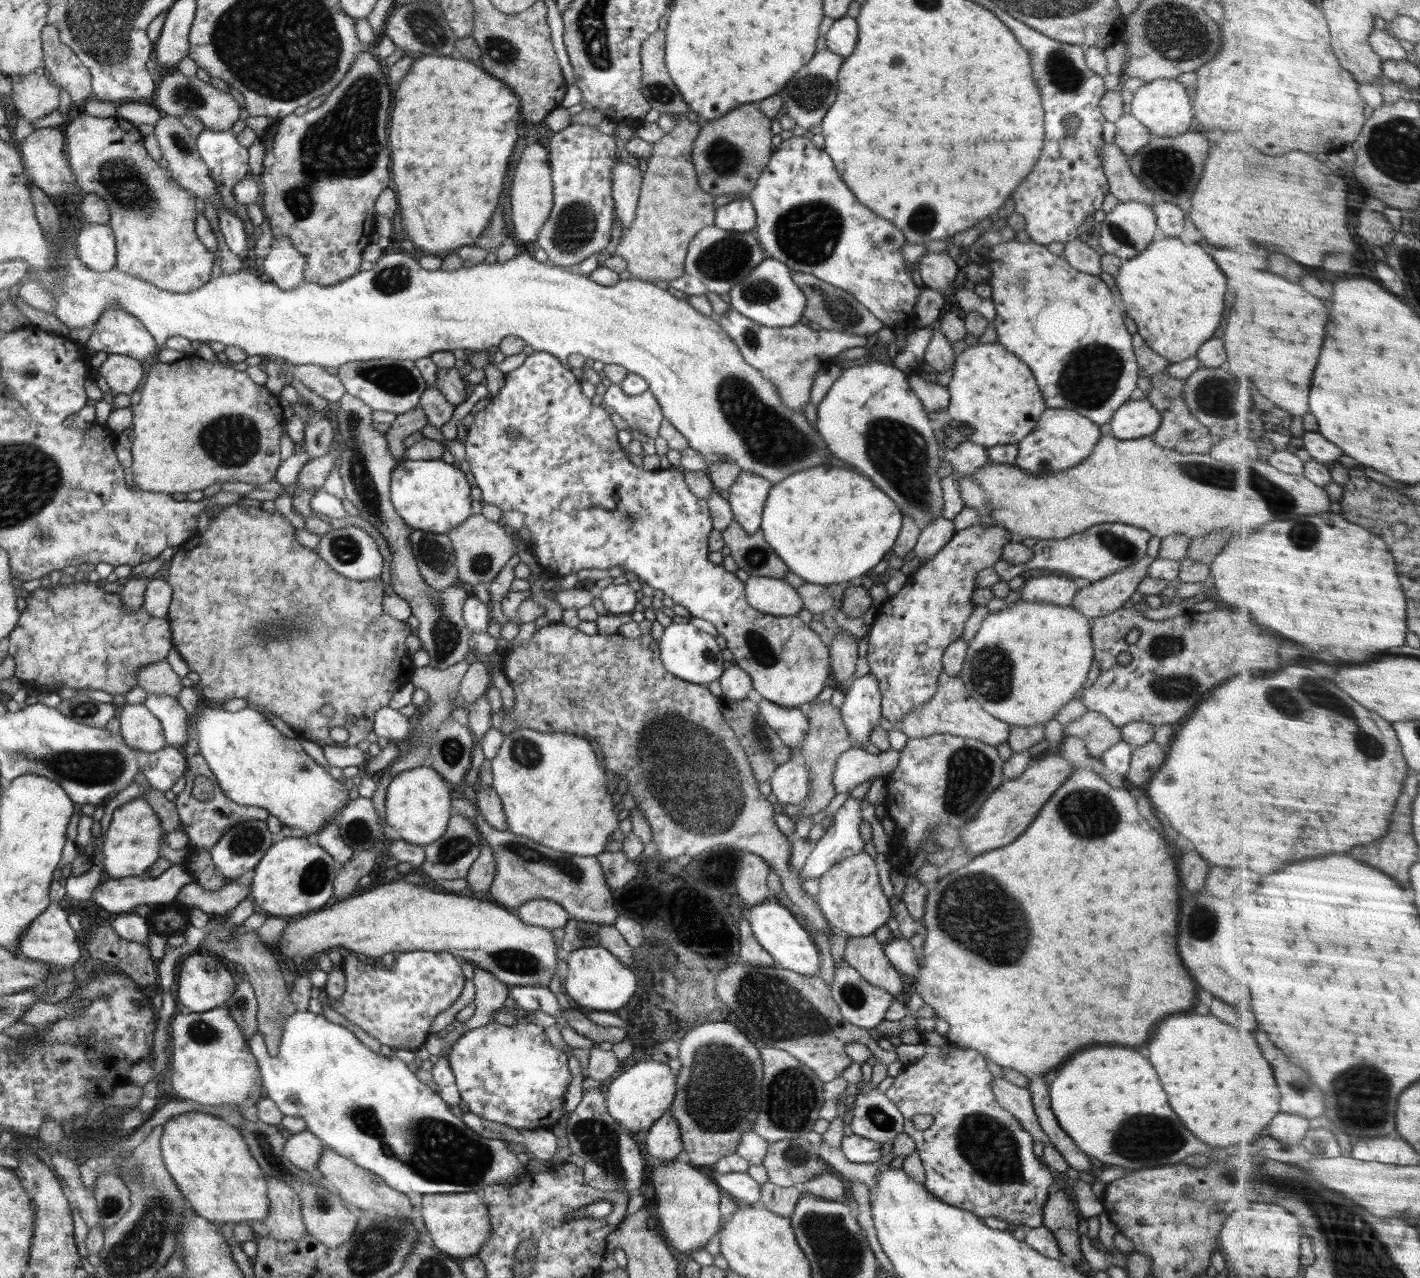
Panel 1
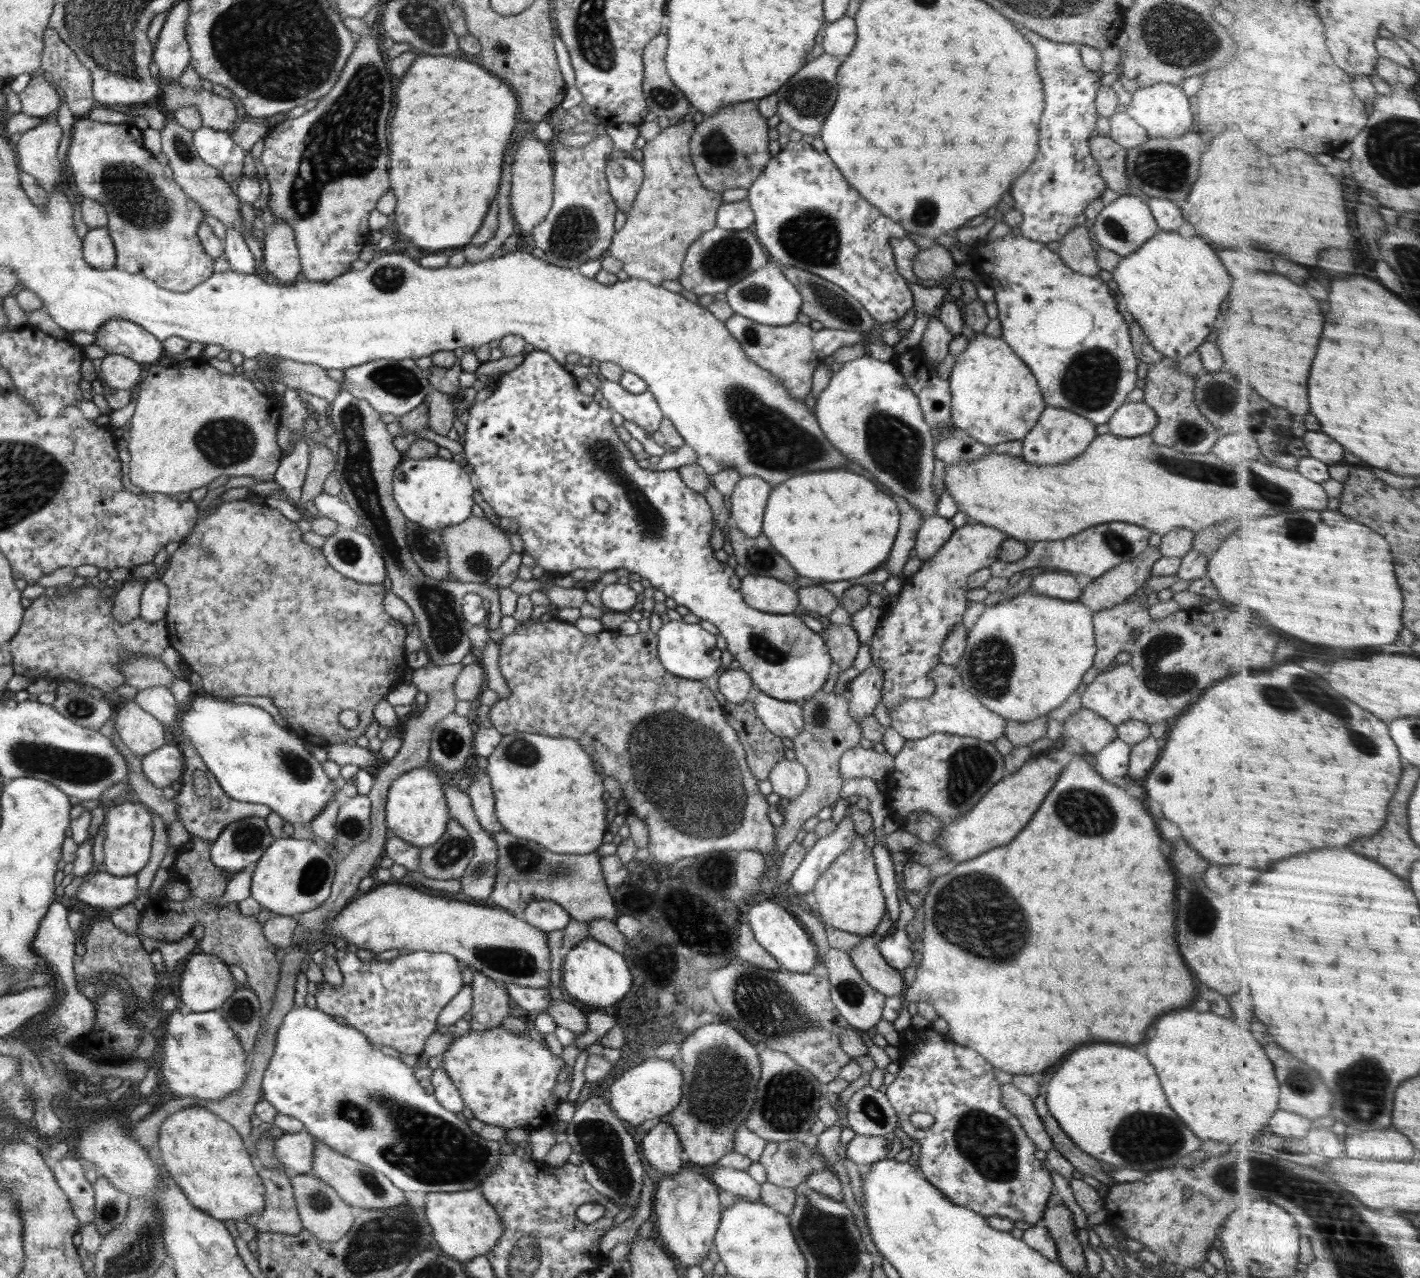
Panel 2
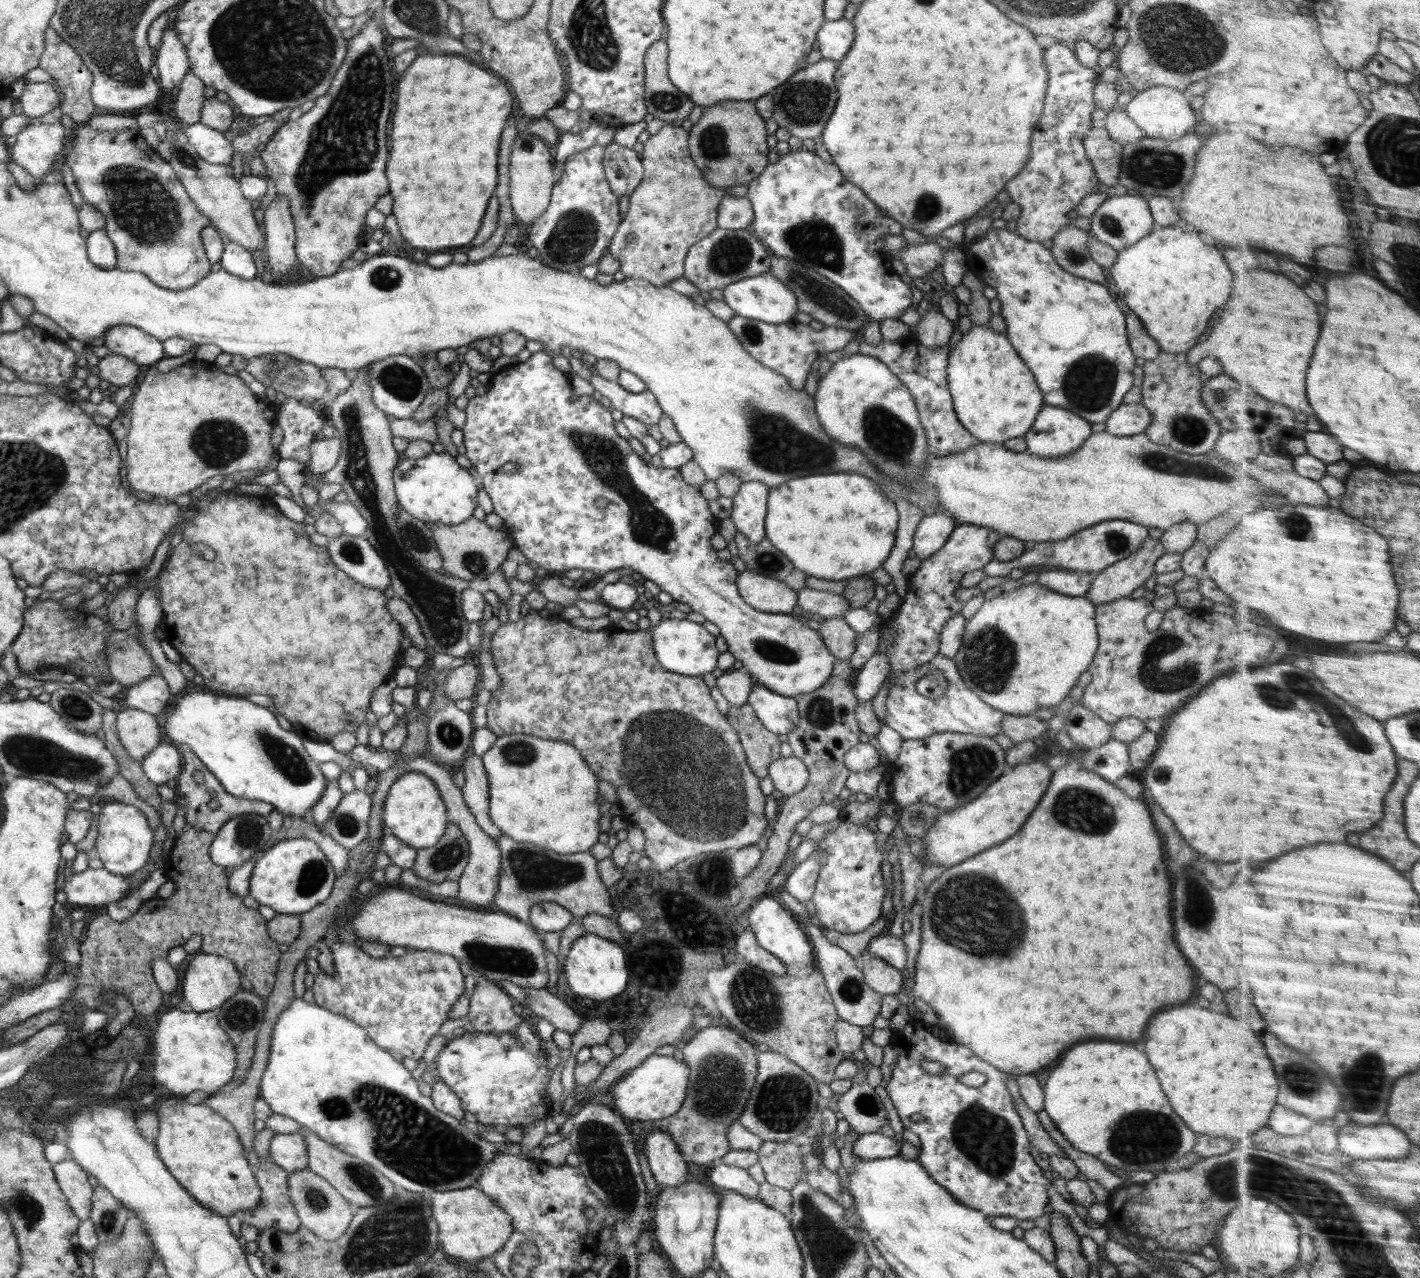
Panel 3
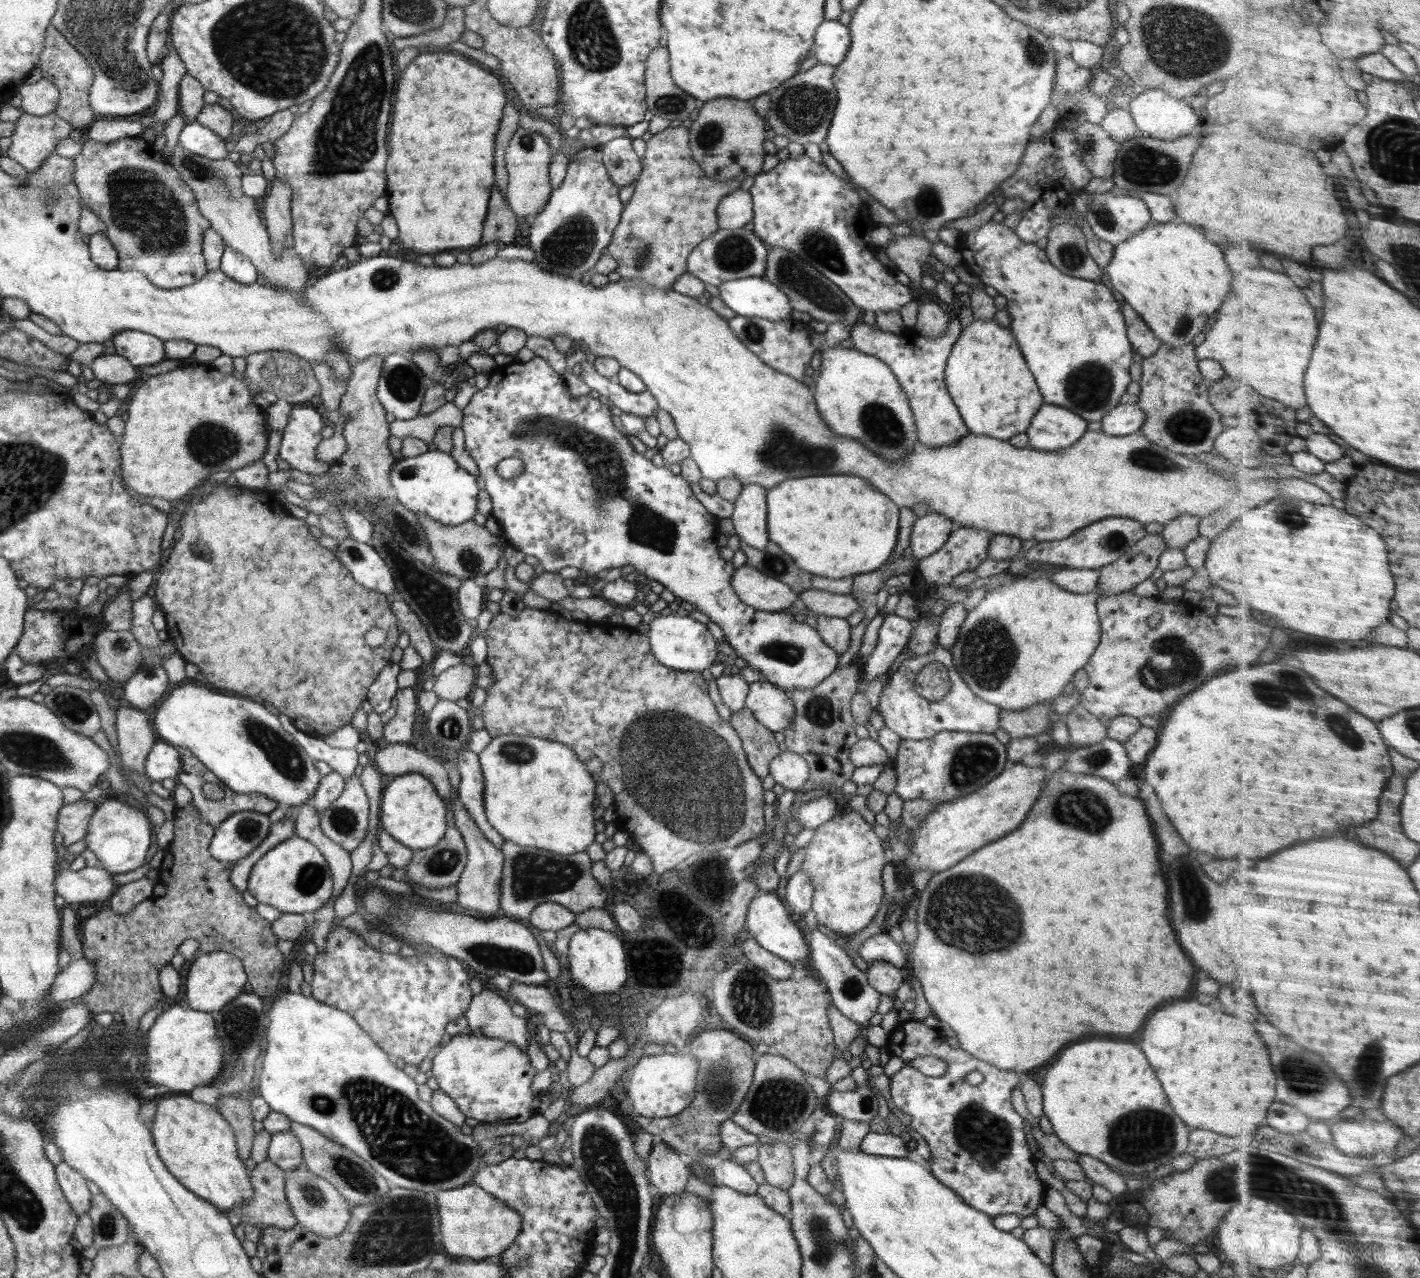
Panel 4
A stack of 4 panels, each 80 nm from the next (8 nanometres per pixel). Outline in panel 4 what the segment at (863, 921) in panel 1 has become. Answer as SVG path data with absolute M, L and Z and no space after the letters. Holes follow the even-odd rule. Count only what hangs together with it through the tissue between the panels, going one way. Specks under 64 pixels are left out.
M842 801L839 802L836 815L816 829L813 839L805 846L806 857L800 871L806 872L811 878L813 886L811 909L816 913L819 924L842 934L854 935L874 921L874 916L884 902L882 868L888 858L884 857L882 845L883 842L874 833L873 826L858 811L854 811Z

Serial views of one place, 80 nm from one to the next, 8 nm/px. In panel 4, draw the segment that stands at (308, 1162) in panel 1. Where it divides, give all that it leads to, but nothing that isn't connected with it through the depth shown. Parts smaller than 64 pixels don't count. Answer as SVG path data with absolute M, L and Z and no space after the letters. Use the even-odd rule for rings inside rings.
M292 1133L273 1134L267 1158L283 1171L301 1168L303 1167L302 1145Z

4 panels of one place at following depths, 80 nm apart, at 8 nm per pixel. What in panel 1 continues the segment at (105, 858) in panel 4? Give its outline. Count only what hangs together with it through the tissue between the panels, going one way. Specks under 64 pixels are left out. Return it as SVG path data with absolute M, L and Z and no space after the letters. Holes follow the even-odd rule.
M136 797L119 806L114 812L104 833L102 846L104 871L114 879L139 876L149 870L160 856L160 843L163 842L162 828L154 809L141 797Z

